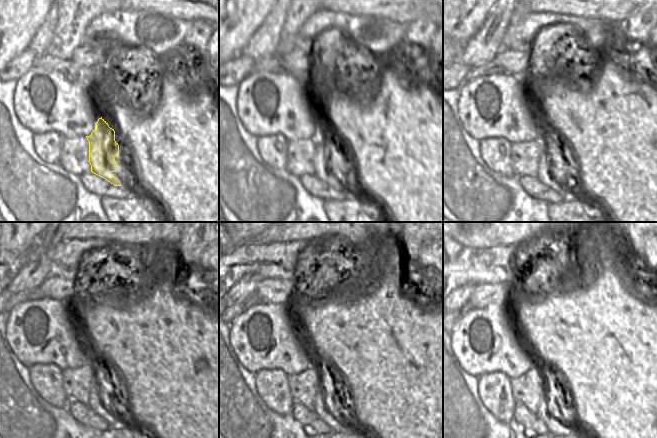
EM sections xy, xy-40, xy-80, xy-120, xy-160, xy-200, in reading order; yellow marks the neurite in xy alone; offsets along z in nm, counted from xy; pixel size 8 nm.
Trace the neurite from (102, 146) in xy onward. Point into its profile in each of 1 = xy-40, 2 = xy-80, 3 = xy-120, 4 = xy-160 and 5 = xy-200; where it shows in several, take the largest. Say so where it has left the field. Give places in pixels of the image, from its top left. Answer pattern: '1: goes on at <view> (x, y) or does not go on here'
1: goes on at xy-40 (323, 163)
2: goes on at xy-80 (546, 170)
3: goes on at xy-120 (104, 409)
4: goes on at xy-160 (322, 409)
5: goes on at xy-200 (555, 425)

